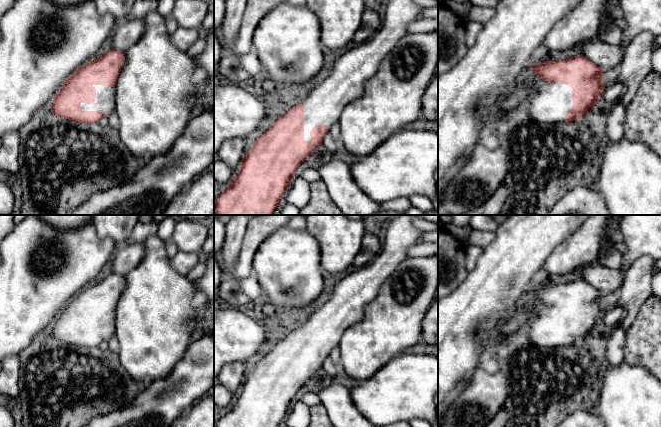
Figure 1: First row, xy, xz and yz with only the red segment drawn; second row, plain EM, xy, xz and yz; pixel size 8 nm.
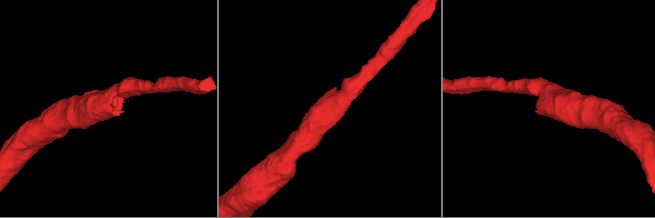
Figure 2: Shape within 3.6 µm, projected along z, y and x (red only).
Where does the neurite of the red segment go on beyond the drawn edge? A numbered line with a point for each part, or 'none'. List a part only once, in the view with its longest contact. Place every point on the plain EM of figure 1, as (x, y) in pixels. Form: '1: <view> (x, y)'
1: xy (104, 326)

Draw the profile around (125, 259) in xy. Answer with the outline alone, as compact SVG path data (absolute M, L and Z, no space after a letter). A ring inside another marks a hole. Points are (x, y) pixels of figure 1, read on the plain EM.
M143 243L128 244L117 248L111 261L112 272L125 276L140 264L144 256Z

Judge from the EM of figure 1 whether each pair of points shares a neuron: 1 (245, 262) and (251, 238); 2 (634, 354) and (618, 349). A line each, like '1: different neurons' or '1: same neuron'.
1: same neuron
2: different neurons

